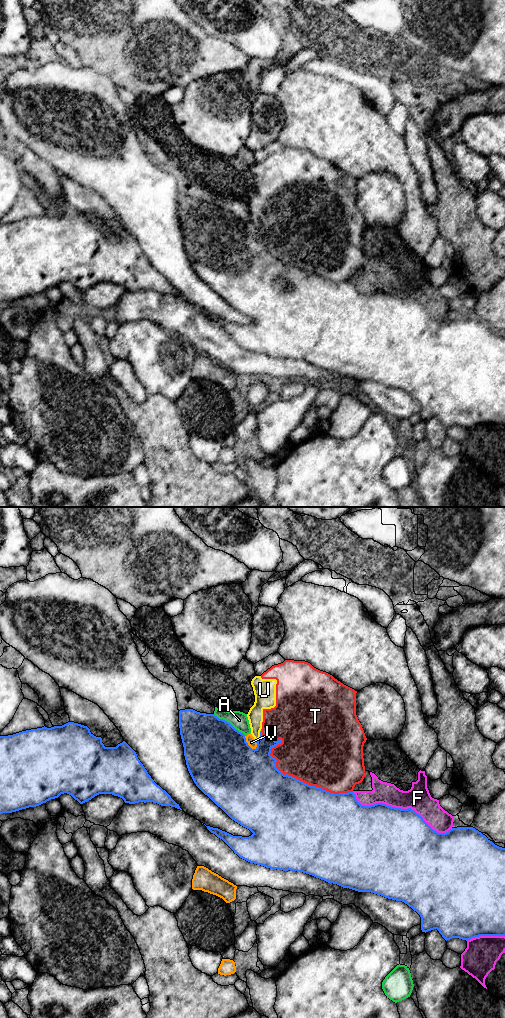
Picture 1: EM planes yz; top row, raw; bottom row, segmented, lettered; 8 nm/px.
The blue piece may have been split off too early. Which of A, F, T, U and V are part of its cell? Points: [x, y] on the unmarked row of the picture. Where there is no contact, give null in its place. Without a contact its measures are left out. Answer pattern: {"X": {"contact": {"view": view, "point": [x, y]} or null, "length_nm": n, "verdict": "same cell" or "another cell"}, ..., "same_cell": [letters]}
{"A": {"contact": {"view": "yz", "point": [228, 210]}, "length_nm": 320, "verdict": "another cell"}, "F": {"contact": {"view": "yz", "point": [400, 296]}, "length_nm": 850, "verdict": "another cell"}, "T": {"contact": {"view": "yz", "point": [286, 262]}, "length_nm": 900, "verdict": "another cell"}, "U": {"contact": {"view": "yz", "point": [260, 223]}, "length_nm": 100, "verdict": "another cell"}, "V": {"contact": {"view": "yz", "point": [247, 232]}, "length_nm": 140, "verdict": "another cell"}, "same_cell": []}

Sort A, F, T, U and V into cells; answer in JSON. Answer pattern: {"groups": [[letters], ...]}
{"groups": [["A"], ["F"], ["T", "U"], ["V"]]}

